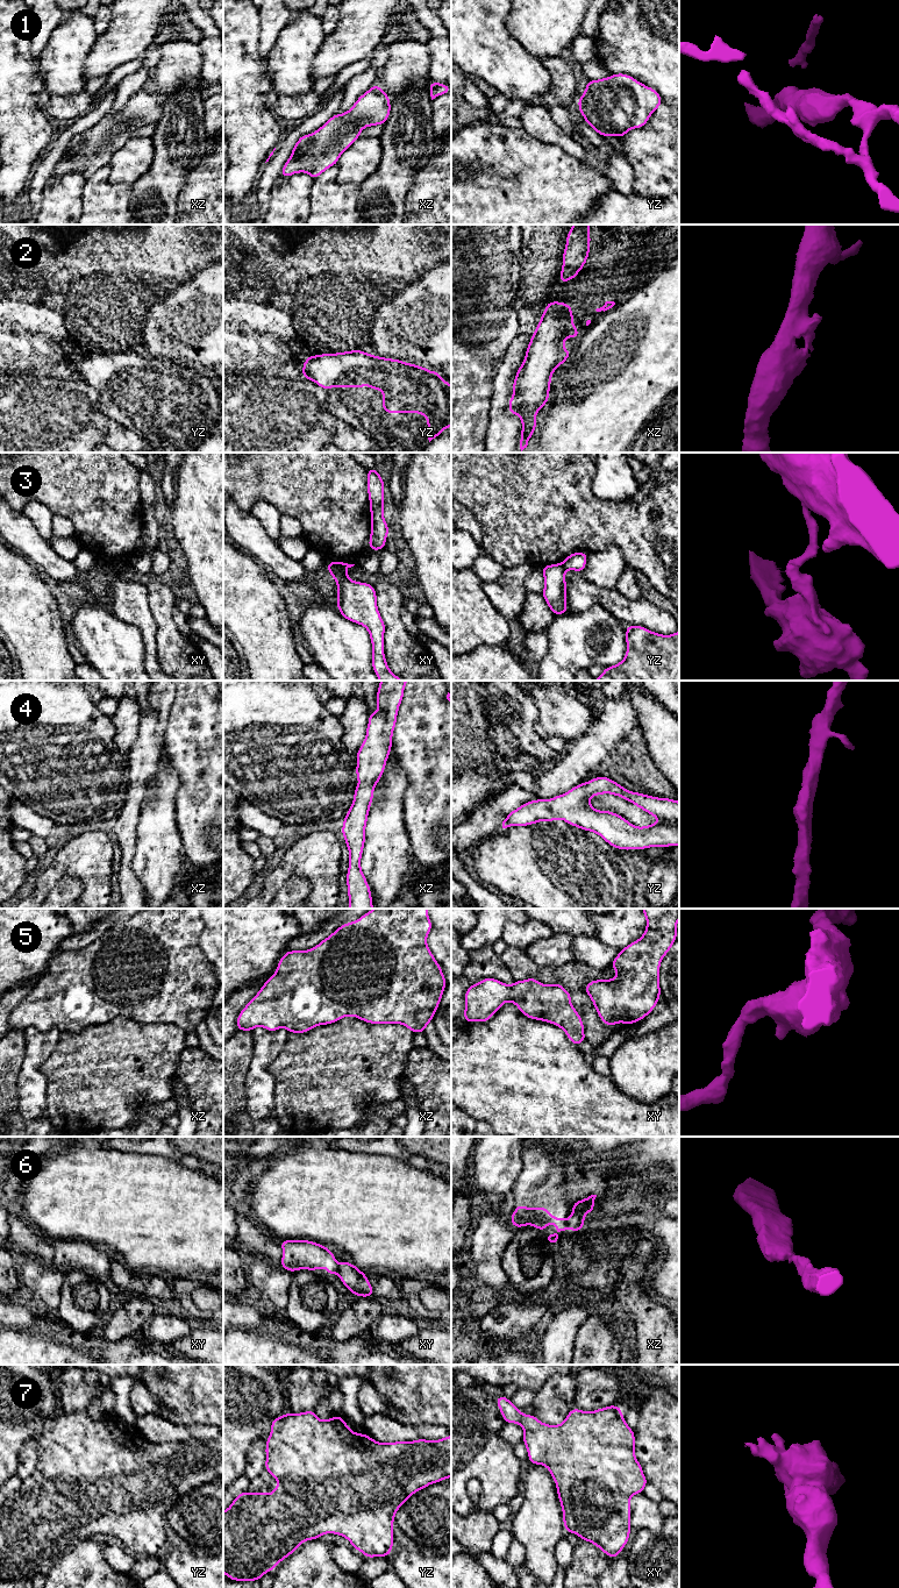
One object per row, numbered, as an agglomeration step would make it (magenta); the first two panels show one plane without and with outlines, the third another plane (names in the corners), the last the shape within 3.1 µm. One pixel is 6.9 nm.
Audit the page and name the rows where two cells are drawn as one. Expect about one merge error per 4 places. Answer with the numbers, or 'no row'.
3, 6

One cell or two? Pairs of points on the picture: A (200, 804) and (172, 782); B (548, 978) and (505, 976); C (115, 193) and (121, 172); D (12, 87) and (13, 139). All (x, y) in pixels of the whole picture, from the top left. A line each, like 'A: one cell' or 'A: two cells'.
A: two cells
B: two cells
C: two cells
D: one cell

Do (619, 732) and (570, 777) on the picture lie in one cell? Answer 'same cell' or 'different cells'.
same cell

